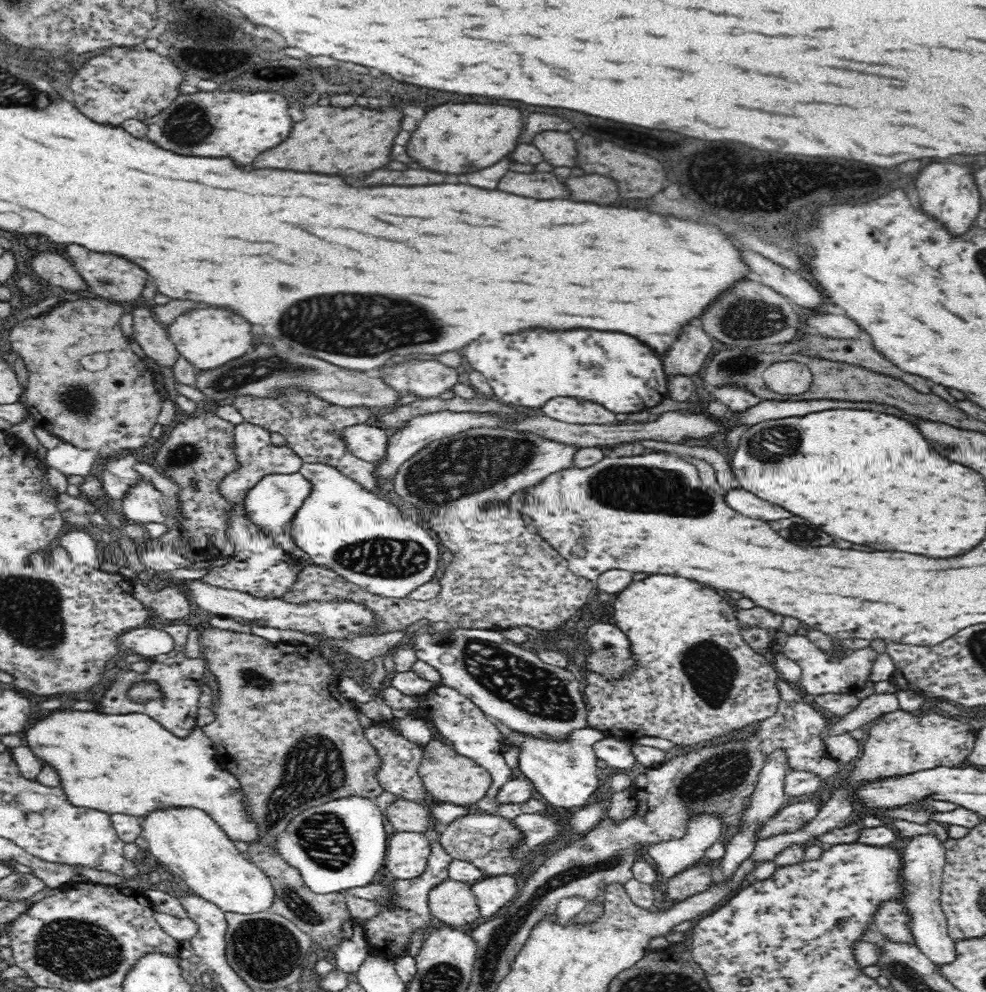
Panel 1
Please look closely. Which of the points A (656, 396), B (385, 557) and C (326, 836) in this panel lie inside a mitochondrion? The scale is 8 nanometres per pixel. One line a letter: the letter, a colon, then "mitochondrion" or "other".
A: other
B: mitochondrion
C: mitochondrion

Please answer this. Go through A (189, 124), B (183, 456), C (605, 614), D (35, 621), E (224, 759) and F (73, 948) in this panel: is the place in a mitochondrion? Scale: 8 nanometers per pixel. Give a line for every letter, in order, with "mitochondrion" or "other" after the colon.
A: mitochondrion
B: mitochondrion
C: other
D: mitochondrion
E: other
F: mitochondrion

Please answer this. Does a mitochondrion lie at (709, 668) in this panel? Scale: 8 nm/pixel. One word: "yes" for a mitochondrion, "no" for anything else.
yes

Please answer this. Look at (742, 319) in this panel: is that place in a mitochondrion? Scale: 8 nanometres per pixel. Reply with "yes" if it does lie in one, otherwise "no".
yes

